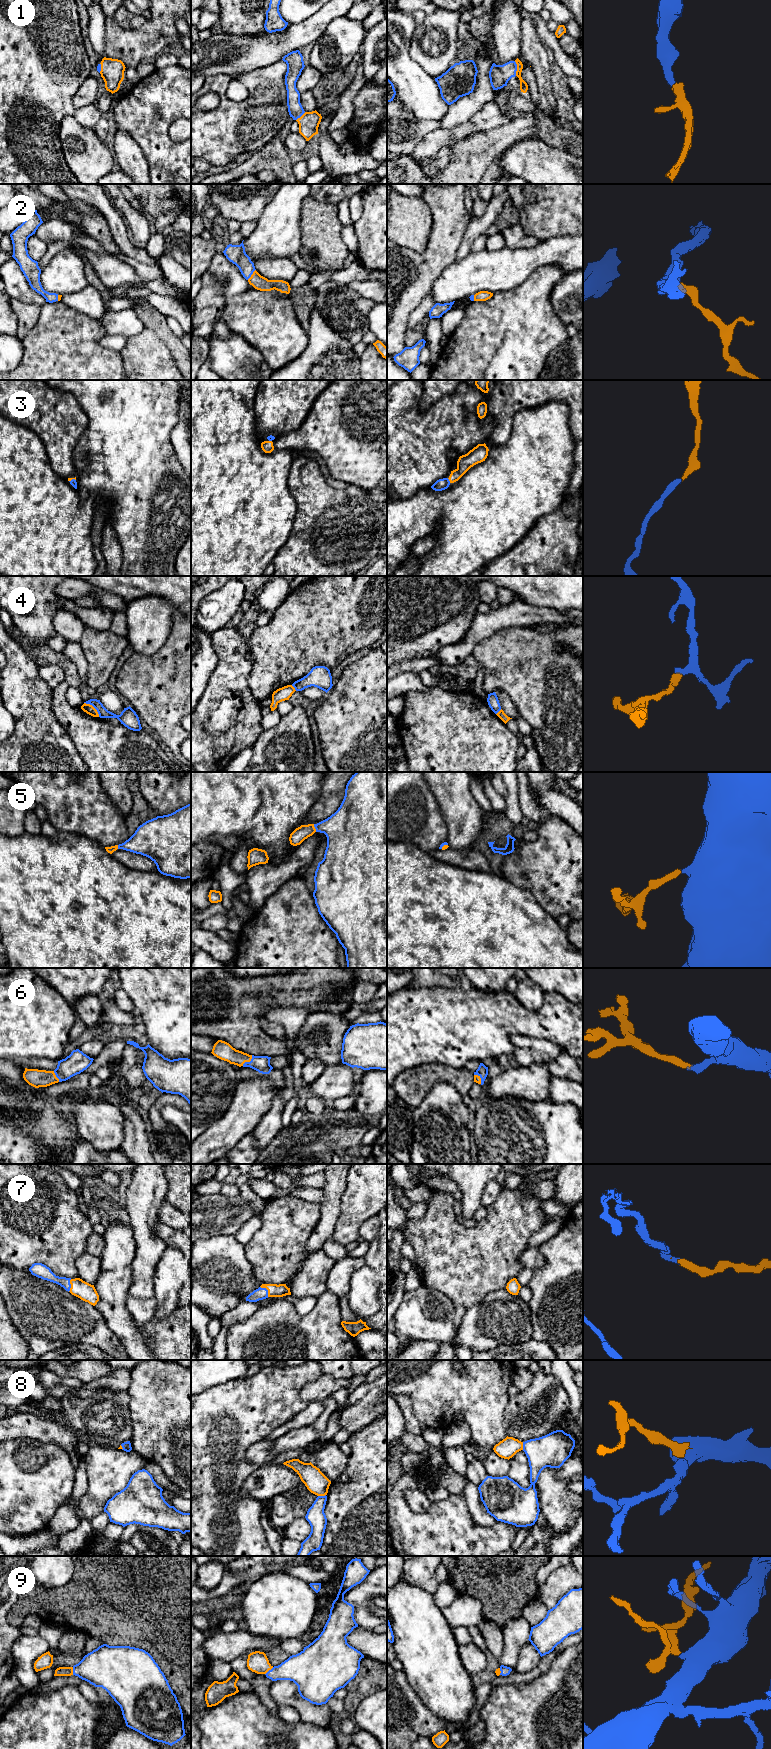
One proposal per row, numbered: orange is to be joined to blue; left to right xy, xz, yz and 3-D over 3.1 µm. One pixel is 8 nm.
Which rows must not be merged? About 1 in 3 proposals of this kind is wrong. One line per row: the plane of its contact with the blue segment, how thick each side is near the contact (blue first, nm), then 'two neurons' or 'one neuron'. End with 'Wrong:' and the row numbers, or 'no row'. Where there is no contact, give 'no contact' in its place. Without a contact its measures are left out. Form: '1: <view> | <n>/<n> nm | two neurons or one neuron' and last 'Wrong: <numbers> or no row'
1: yz | 170/60 nm | one neuron
2: xz | 150/120 nm | one neuron
3: yz | 90/120 nm | one neuron
4: xy | 80/80 nm | two neurons
5: xz | 340/120 nm | one neuron
6: xz | 130/140 nm | one neuron
7: xz | 100/110 nm | one neuron
8: xz | 150/180 nm | two neurons
9: xz | 240/170 nm | one neuron
Wrong: 4, 8

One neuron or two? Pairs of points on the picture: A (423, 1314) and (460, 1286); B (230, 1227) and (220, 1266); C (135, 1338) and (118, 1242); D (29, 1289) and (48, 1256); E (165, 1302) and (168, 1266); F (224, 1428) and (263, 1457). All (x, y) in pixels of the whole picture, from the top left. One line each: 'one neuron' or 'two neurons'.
A: two neurons
B: two neurons
C: one neuron
D: two neurons
E: one neuron
F: two neurons

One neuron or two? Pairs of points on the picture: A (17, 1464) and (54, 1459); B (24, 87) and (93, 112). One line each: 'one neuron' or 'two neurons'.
A: one neuron
B: two neurons

